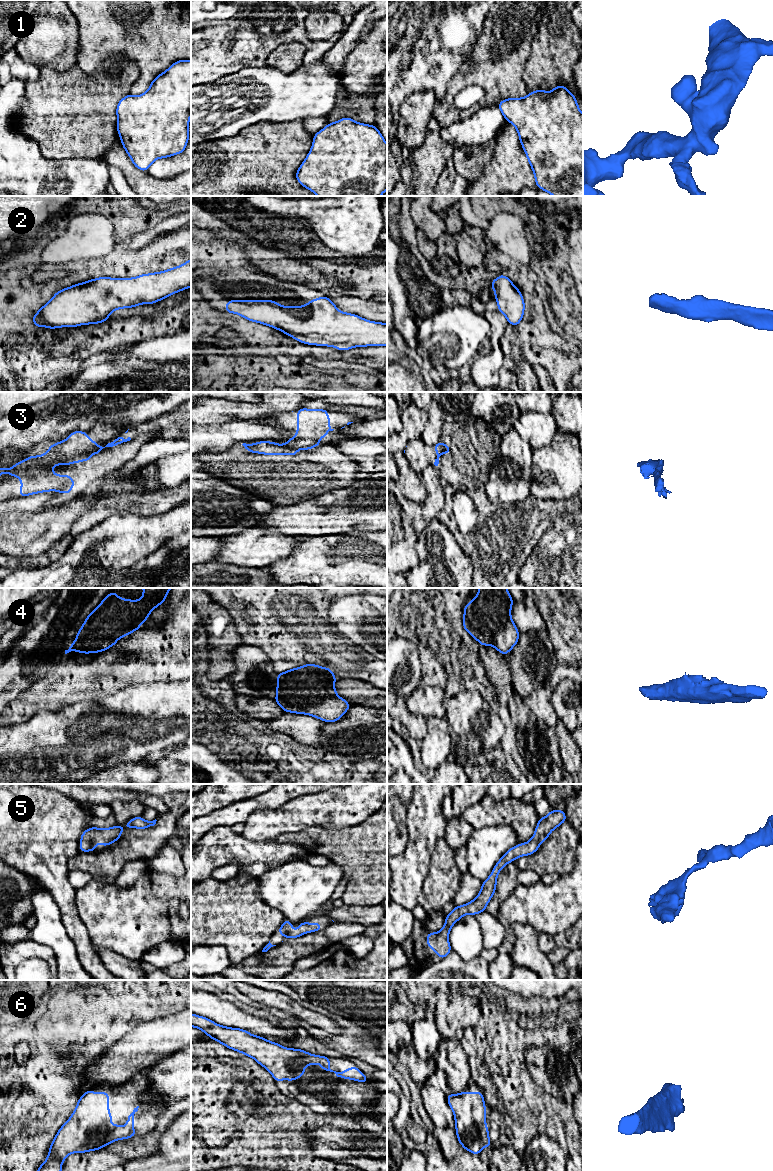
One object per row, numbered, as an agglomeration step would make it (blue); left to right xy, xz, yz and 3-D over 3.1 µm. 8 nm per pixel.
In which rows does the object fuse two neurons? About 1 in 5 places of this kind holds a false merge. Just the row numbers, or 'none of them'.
3

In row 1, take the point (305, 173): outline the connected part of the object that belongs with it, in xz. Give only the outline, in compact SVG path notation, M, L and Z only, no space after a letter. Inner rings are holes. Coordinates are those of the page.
M350 117L342 118L330 123L313 136L312 147L296 172L296 179L300 185L314 192L317 196L381 196L387 190L387 143L375 125L359 123Z

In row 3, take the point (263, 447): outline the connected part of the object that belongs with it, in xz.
M259 441L254 444L242 444L245 449L251 453L260 453L264 455L294 455L297 456L297 449L292 449L282 444L270 441Z

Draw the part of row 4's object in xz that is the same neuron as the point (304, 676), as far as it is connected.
M316 664L276 674L275 702L284 710L311 715L327 723L338 721L351 705L337 695L331 668Z

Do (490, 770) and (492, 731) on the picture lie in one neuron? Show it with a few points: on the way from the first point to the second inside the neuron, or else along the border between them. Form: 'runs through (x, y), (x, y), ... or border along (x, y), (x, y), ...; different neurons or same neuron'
border along (487, 762), (479, 767); different neurons

